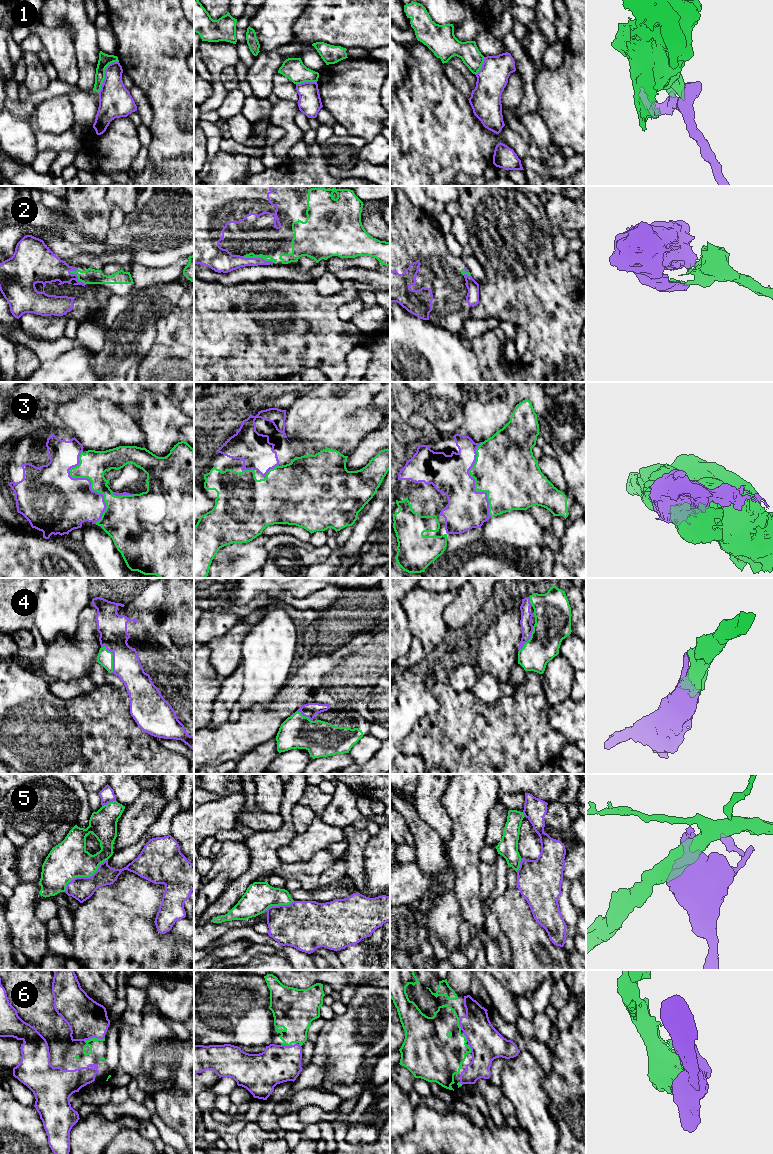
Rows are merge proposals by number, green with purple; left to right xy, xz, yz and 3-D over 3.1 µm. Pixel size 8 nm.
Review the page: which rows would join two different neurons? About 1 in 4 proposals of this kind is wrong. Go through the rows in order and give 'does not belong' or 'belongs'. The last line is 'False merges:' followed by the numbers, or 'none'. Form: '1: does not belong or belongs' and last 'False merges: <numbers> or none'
1: does not belong
2: belongs
3: belongs
4: belongs
5: does not belong
6: belongs
False merges: 1, 5

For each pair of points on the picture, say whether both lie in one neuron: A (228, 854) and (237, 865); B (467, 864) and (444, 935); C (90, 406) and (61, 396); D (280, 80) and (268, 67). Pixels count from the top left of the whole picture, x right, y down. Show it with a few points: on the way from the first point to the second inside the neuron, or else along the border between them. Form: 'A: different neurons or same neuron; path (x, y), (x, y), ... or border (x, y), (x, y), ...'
A: same neuron; path (231, 857), (235, 862)
B: different neurons; border (453, 893), (463, 920)
C: different neurons; border (95, 397), (80, 396), (58, 405)
D: different neurons; border (277, 72), (273, 77), (272, 92)

